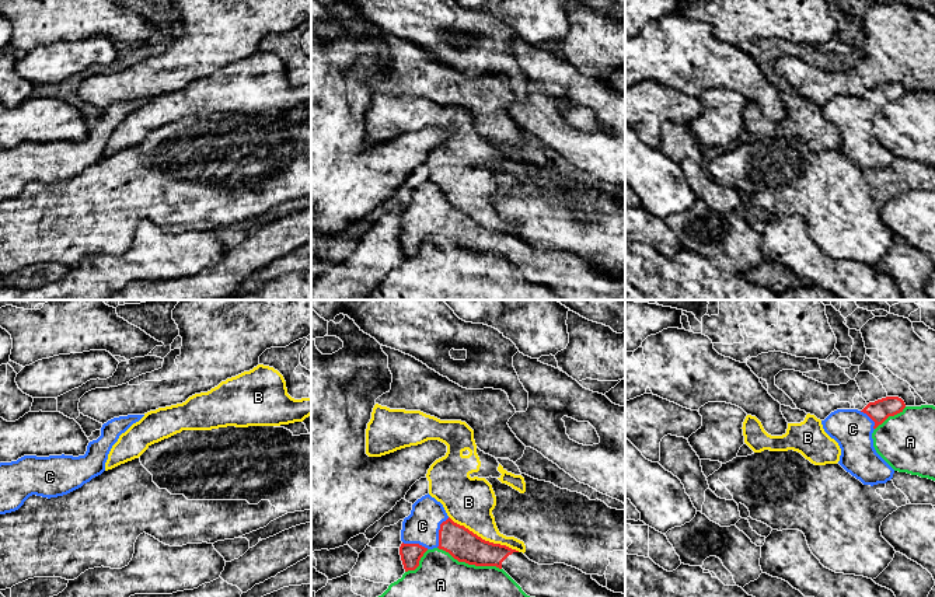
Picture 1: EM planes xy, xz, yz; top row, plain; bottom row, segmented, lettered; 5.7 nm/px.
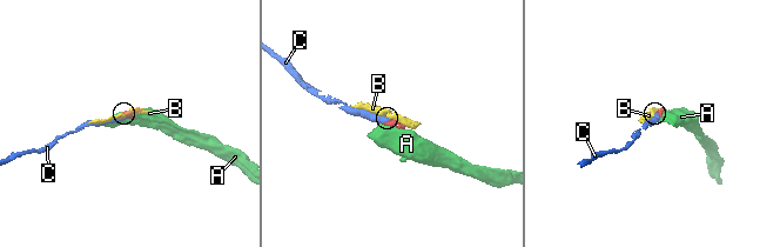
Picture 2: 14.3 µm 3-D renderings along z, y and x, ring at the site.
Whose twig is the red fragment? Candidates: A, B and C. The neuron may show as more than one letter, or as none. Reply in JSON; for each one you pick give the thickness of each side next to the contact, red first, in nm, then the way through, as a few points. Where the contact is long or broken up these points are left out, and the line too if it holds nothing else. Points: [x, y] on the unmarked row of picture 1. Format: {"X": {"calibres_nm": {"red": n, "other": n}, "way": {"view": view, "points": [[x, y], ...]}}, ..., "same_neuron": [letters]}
{"C": {"calibres_nm": {"red": 180, "other": 200}}, "same_neuron": ["C"]}

